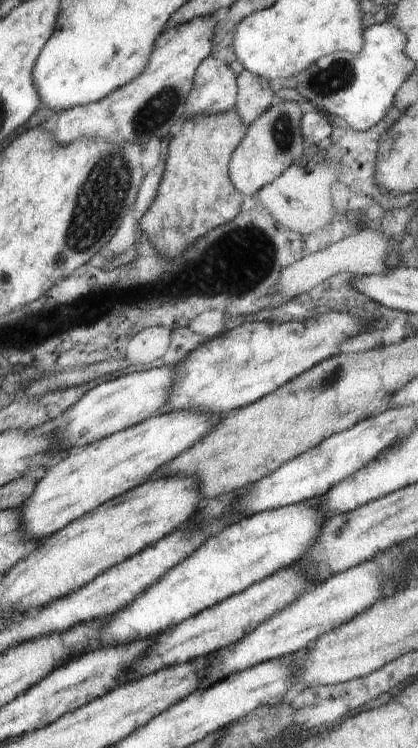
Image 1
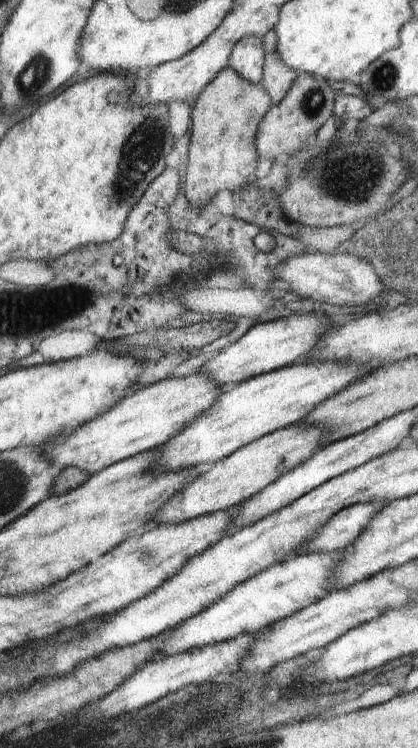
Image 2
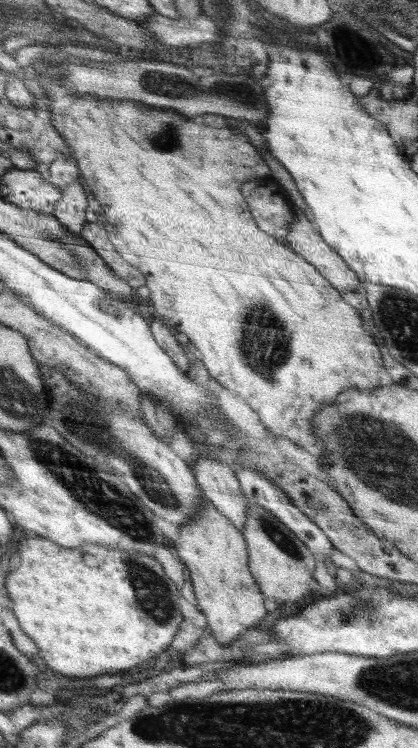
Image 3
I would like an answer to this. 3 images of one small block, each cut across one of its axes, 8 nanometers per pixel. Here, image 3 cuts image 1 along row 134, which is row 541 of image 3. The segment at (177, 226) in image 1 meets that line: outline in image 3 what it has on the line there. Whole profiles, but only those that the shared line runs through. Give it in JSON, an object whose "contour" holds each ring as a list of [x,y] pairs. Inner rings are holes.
{"contour":[[[204,496],[201,509],[188,521],[179,526],[179,541],[175,546],[176,553],[185,564],[193,584],[194,594],[198,609],[206,617],[207,626],[215,636],[215,641],[222,646],[231,645],[247,630],[255,627],[255,624],[268,613],[264,607],[265,596],[259,589],[257,582],[249,571],[248,546],[243,534],[238,530],[229,518],[218,512],[218,509]]]}

